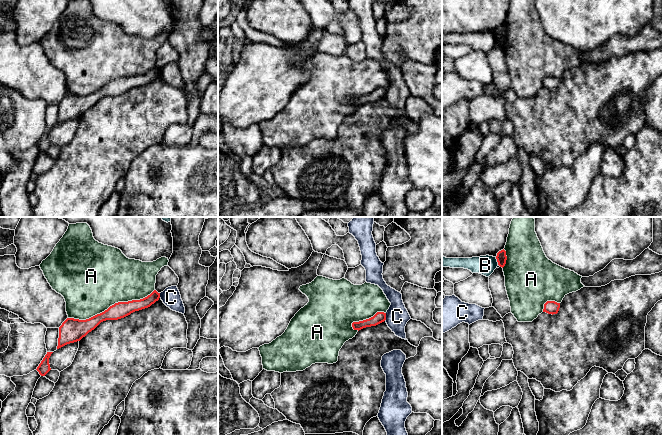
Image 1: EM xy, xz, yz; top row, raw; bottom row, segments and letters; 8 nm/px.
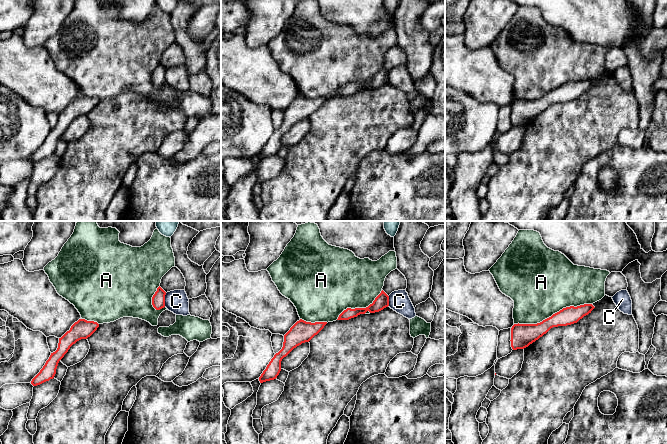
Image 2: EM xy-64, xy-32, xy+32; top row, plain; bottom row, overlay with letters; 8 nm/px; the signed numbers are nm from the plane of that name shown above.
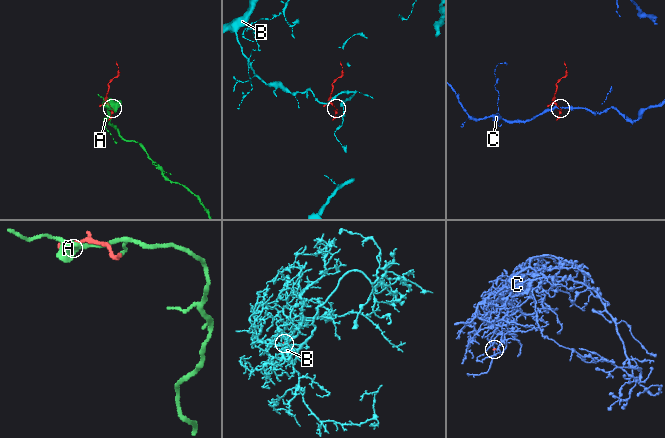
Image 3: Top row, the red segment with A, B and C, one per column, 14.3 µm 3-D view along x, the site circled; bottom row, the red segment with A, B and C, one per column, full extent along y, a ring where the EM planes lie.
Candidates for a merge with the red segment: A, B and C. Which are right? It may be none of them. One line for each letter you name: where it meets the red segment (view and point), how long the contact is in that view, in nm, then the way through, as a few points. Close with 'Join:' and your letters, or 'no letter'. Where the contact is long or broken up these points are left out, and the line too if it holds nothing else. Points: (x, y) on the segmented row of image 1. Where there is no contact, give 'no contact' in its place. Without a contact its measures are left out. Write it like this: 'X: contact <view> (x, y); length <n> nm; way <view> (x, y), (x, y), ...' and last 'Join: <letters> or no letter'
Join: no letter

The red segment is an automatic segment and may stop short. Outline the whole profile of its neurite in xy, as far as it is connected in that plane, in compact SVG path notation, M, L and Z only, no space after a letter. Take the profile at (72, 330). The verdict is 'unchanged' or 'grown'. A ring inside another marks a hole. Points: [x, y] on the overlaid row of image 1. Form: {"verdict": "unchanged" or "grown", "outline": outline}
{"verdict": "unchanged", "outline": "M154 290L150 295L143 299L115 303L104 312L86 320L67 318L59 327L57 349L67 344L80 341L89 332L94 330L101 322L124 318L135 311L150 307L158 301L159 298L160 293Z"}

